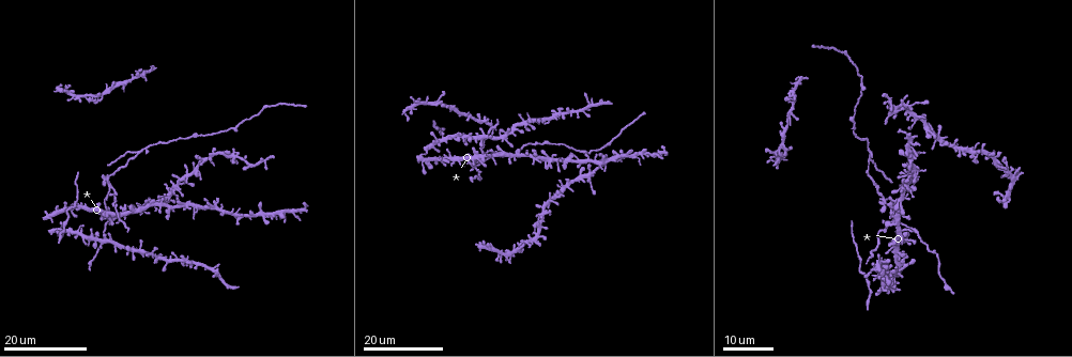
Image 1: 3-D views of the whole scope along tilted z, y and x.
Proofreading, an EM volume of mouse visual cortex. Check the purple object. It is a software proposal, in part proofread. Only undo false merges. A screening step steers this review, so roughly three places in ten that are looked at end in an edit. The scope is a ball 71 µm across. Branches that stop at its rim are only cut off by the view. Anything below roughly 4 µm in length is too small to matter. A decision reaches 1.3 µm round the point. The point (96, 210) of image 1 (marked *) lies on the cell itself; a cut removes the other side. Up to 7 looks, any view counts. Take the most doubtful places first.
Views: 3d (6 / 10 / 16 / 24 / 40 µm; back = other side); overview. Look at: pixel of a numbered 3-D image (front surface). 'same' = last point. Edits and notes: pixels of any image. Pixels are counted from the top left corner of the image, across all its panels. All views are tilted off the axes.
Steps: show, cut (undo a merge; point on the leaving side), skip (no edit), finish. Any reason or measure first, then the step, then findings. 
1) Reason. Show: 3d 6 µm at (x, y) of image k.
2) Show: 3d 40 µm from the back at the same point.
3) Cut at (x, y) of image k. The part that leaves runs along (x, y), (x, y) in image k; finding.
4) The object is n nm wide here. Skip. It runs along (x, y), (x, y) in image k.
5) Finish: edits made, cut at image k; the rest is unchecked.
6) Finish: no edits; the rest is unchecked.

Looks like a crossing. Show: 3d 16 µm at (111, 188) of image 1.

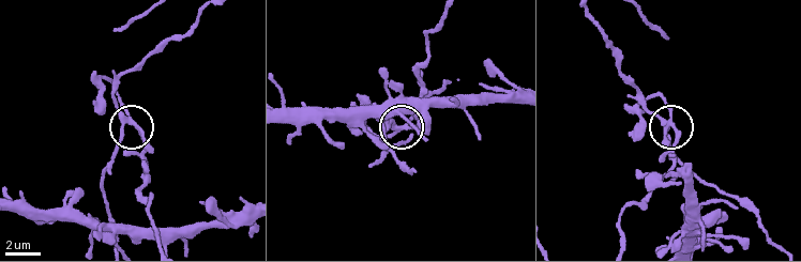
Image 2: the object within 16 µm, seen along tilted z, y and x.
Show: 3d 10 µm at (133, 121) of image 2.

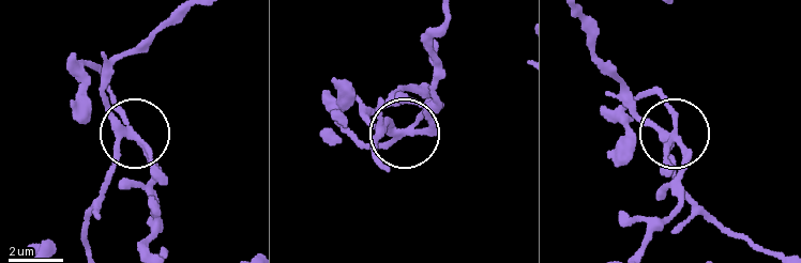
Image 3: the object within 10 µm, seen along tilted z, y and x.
Closer look. Show: 3d 6 µm at (674, 134) of image 3.

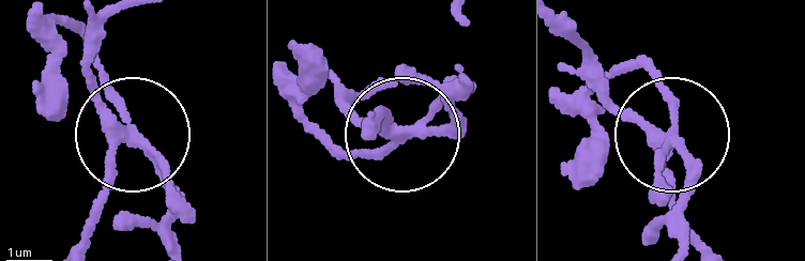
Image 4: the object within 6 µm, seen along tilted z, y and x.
5 arms meet here. Cut at (451, 132) of image 4. The part that leaves runs along (395, 133), (464, 77) in image 4; two cells meet here.

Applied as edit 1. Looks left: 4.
Show: overview.

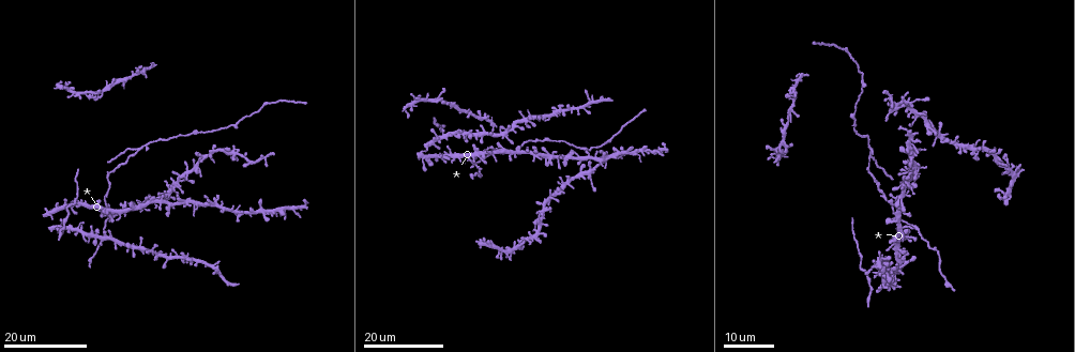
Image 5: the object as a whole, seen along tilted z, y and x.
Four or more arms meet. Show: 3d 16 µm at (588, 174) of image 5.

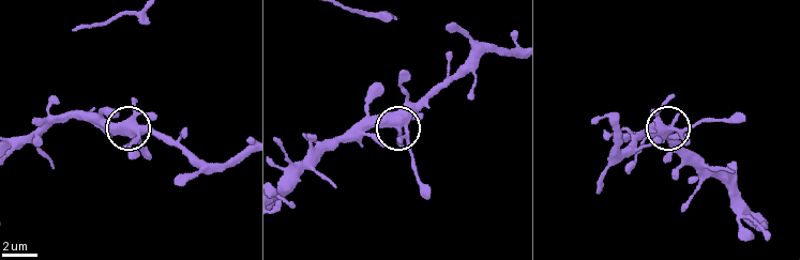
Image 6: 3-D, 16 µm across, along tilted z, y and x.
Show: 3d 6 µm at (403, 124) of image 6.

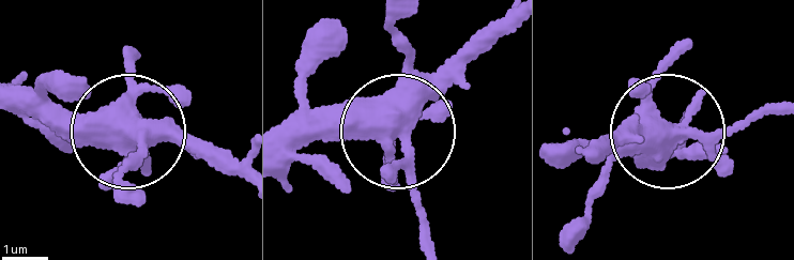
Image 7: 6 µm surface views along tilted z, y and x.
5 arms meet here. Cut at (423, 214) of image 7. A second cell is stuck on.

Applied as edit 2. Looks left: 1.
Finish: edits made, cut at image 4, cut at image 7; the rest is unchecked.

